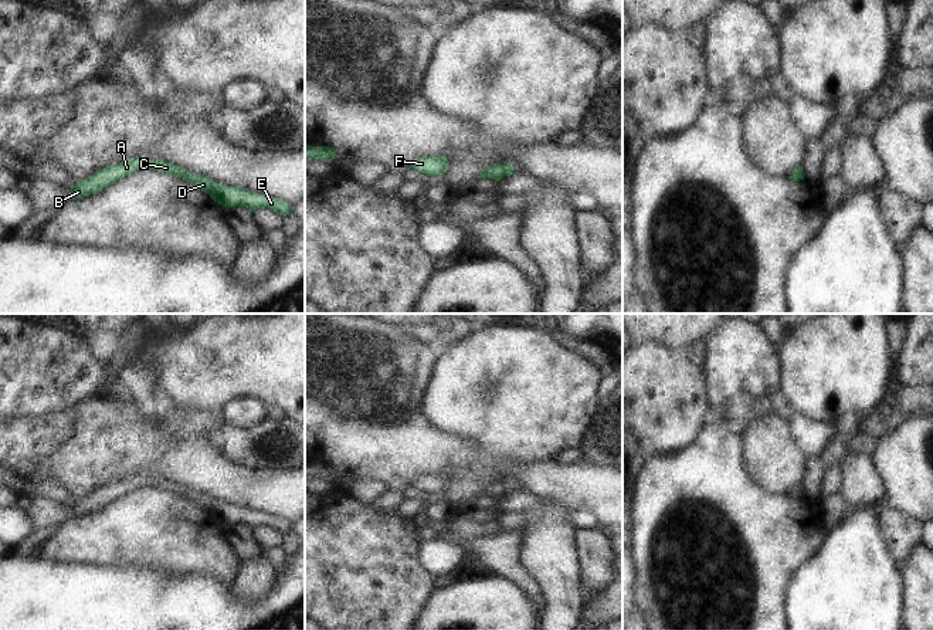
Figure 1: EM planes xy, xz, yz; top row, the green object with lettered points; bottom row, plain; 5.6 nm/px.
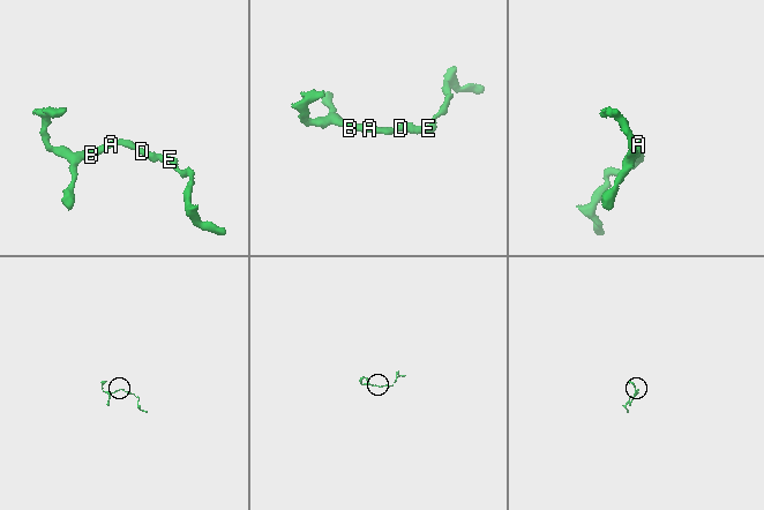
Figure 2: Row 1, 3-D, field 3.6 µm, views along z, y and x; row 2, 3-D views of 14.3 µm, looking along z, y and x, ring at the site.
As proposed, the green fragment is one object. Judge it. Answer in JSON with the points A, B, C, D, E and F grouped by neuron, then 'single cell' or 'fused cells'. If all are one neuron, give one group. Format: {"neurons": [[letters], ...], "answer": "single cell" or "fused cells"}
{"neurons": [["A", "B", "C", "D", "E", "F"]], "answer": "single cell"}

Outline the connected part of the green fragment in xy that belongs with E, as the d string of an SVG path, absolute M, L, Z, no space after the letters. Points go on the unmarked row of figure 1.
M128 475L116 482L105 484L94 490L91 494L72 501L69 508L75 518L88 515L140 487L155 487L162 491L183 495L187 501L193 501L197 507L207 511L214 519L225 525L244 524L251 529L267 525L282 535L291 531L291 522L285 518L271 512L259 512L247 507L238 507L235 504L225 504L204 492L196 492L167 478L153 475Z

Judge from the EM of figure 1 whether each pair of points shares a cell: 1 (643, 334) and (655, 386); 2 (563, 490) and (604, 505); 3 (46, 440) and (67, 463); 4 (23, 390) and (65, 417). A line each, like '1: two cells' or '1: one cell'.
1: two cells
2: one cell
3: two cells
4: two cells

